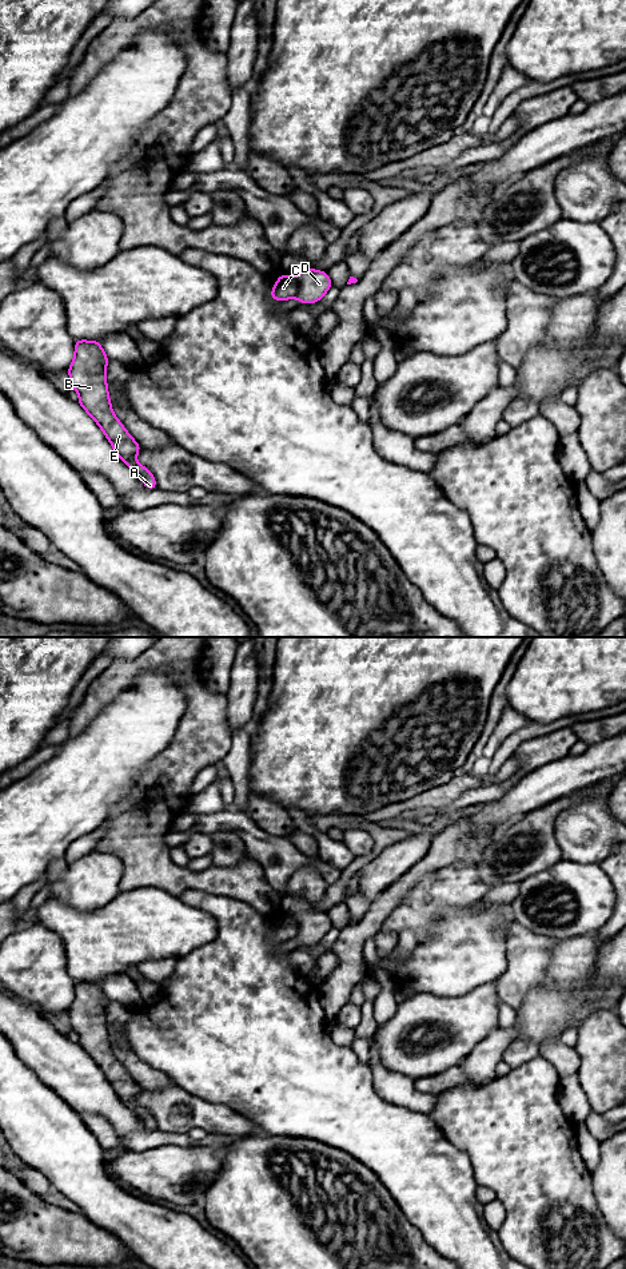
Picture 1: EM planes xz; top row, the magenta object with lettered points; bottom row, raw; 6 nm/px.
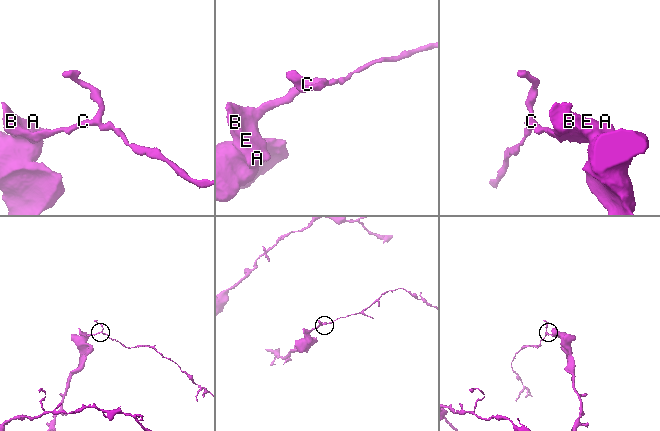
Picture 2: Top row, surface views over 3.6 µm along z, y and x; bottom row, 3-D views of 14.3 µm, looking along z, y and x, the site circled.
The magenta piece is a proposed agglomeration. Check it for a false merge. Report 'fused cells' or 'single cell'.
fused cells

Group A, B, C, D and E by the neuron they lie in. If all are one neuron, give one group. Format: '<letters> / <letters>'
A B C E / D

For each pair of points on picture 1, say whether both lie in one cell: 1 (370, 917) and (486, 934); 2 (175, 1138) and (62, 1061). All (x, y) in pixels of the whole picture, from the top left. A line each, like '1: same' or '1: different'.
1: different
2: same

